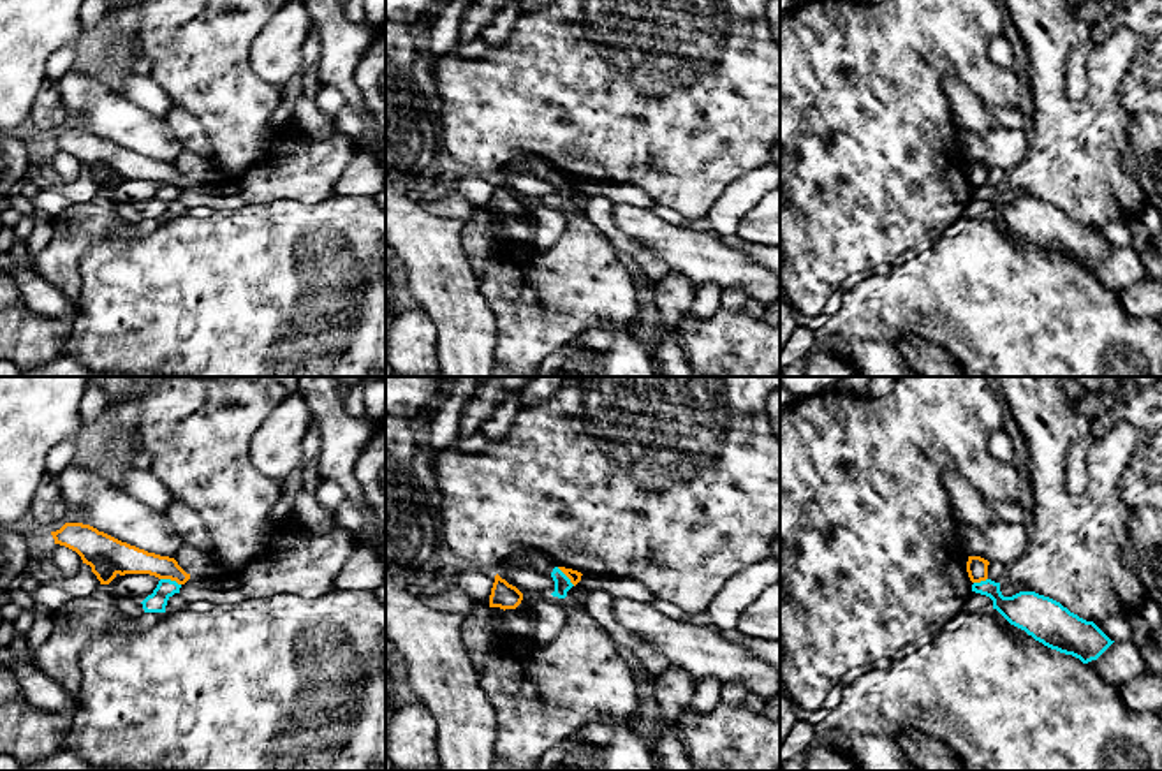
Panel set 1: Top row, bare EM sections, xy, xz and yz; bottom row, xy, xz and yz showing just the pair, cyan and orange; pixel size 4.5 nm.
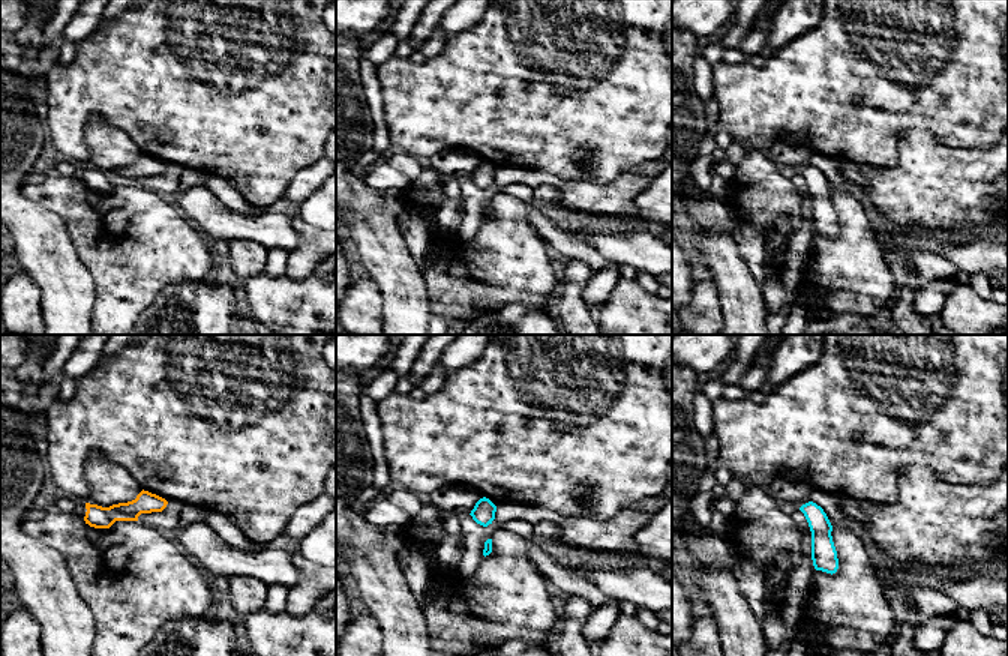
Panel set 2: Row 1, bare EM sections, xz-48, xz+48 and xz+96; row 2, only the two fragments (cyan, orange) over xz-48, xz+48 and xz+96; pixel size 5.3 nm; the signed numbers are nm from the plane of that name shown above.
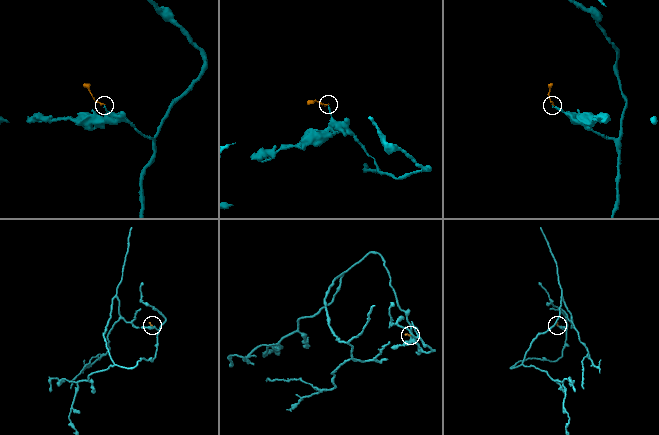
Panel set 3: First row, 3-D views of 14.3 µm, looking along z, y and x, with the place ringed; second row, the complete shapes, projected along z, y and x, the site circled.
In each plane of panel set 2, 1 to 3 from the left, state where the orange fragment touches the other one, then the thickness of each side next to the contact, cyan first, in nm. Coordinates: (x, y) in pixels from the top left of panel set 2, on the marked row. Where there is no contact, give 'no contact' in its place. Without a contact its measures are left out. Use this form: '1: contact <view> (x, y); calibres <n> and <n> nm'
1: no contact
2: no contact
3: no contact

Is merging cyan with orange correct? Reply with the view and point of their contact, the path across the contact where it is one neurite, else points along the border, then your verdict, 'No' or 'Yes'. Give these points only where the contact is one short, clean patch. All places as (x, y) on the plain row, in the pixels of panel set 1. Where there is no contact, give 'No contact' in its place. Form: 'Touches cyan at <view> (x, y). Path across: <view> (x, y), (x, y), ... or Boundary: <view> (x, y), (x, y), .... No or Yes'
Touches cyan at xy (169, 185). Boundary: xy (161, 183), (169, 183), (180, 190). No

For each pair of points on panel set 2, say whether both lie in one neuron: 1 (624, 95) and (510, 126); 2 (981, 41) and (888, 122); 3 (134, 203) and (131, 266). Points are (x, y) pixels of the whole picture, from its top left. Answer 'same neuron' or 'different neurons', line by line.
1: same neuron
2: same neuron
3: same neuron

